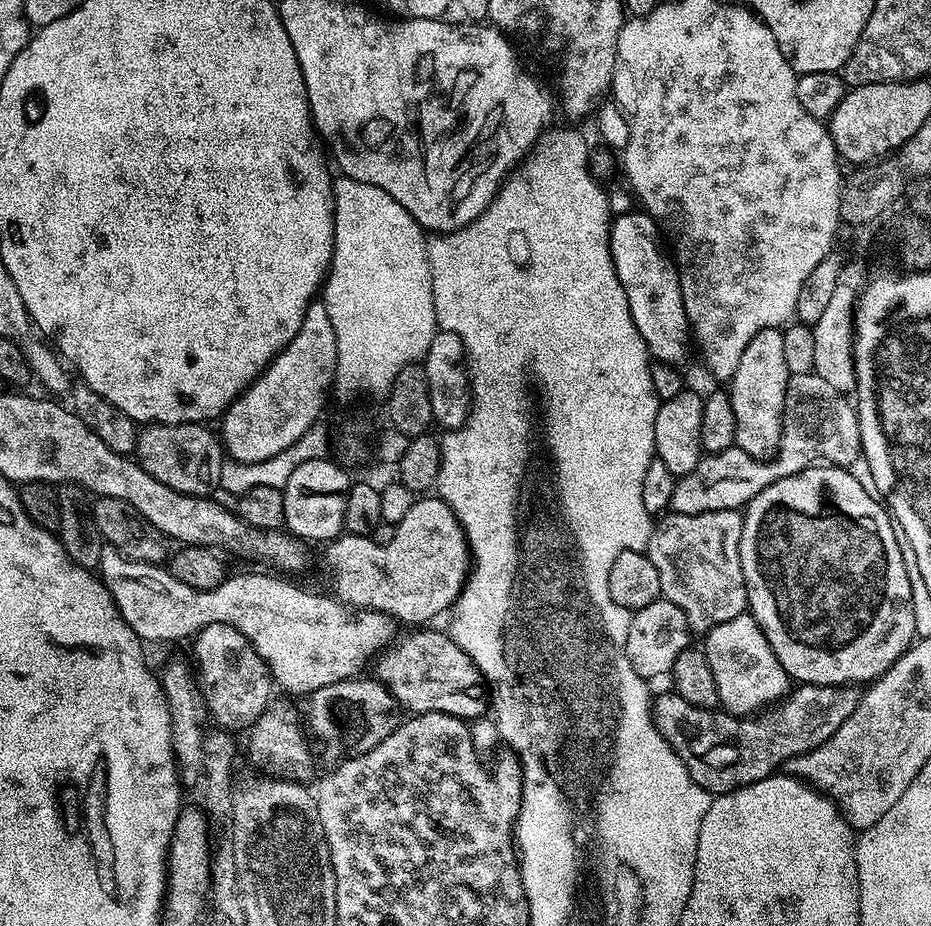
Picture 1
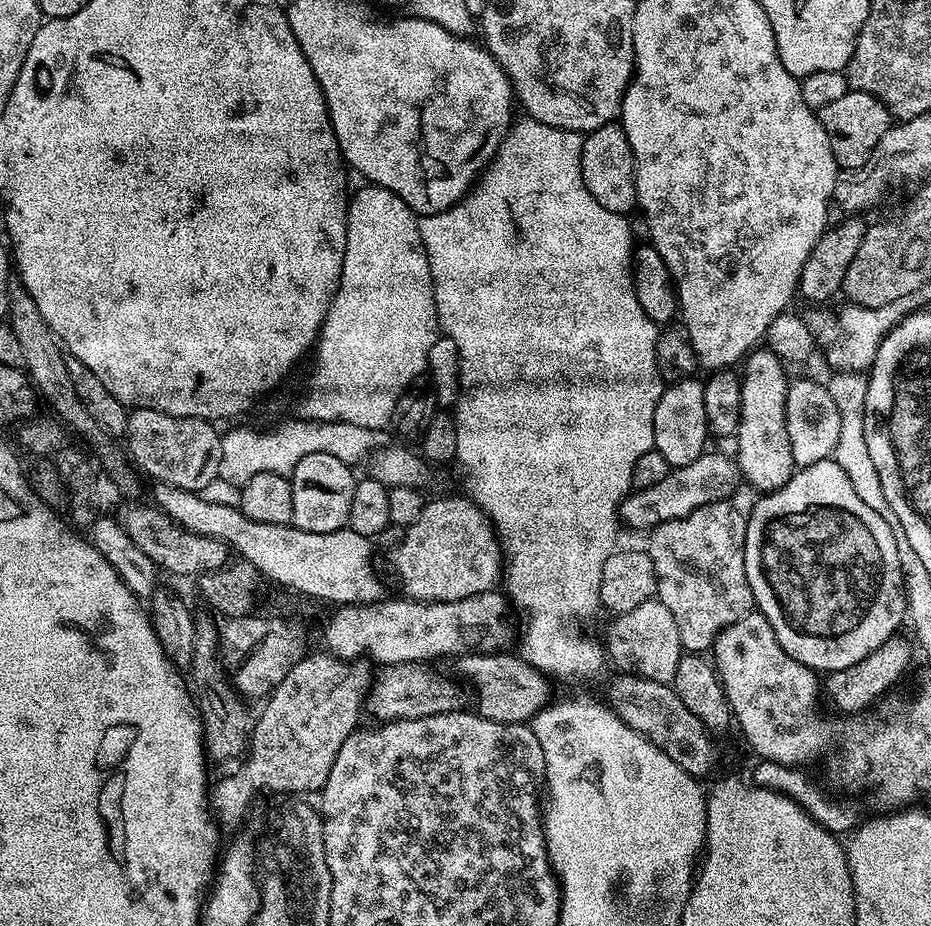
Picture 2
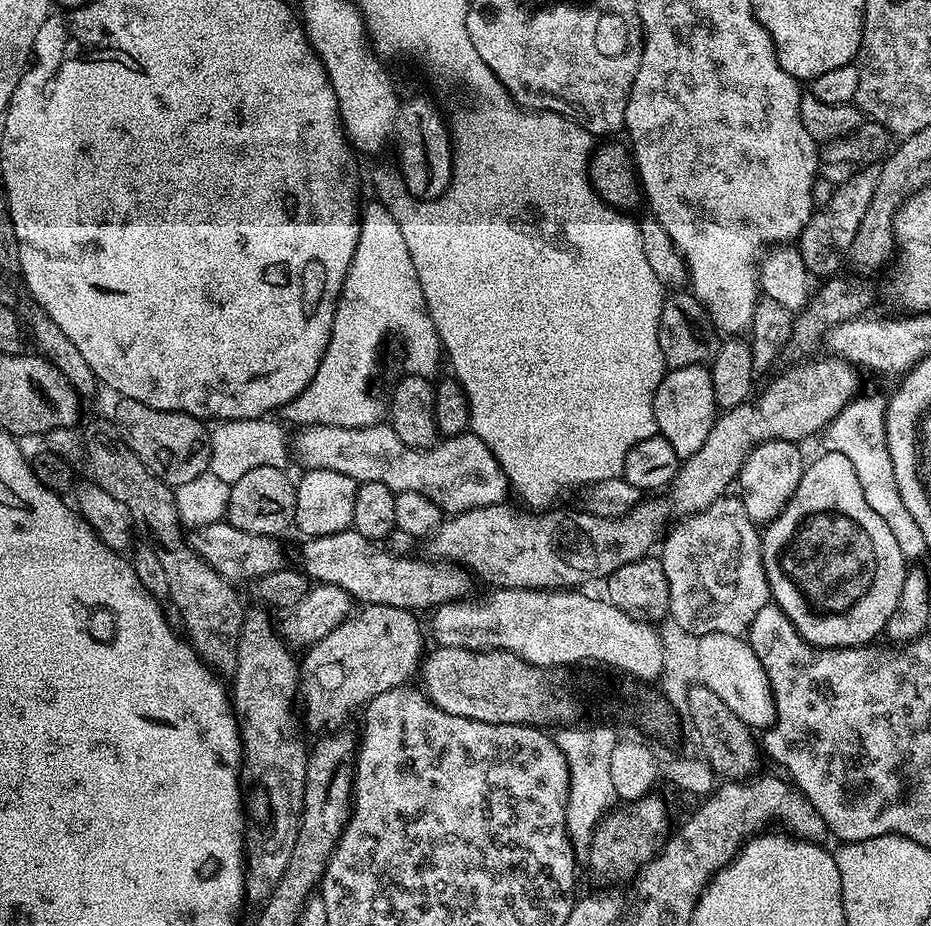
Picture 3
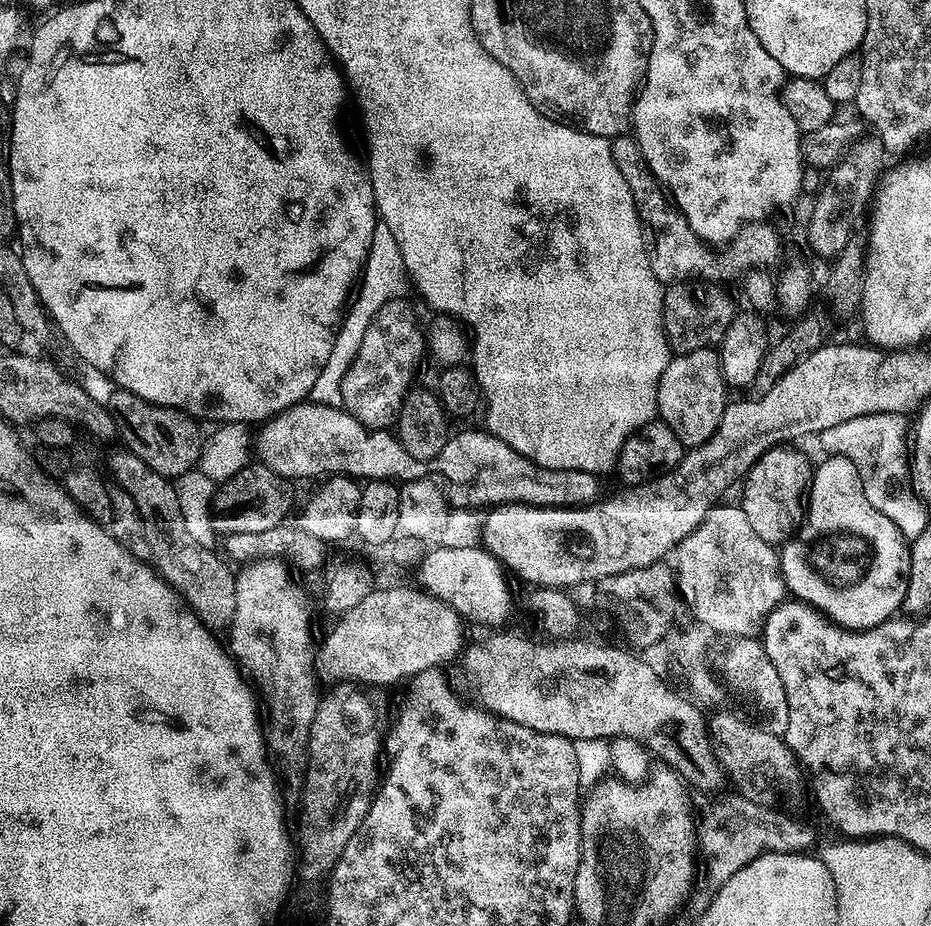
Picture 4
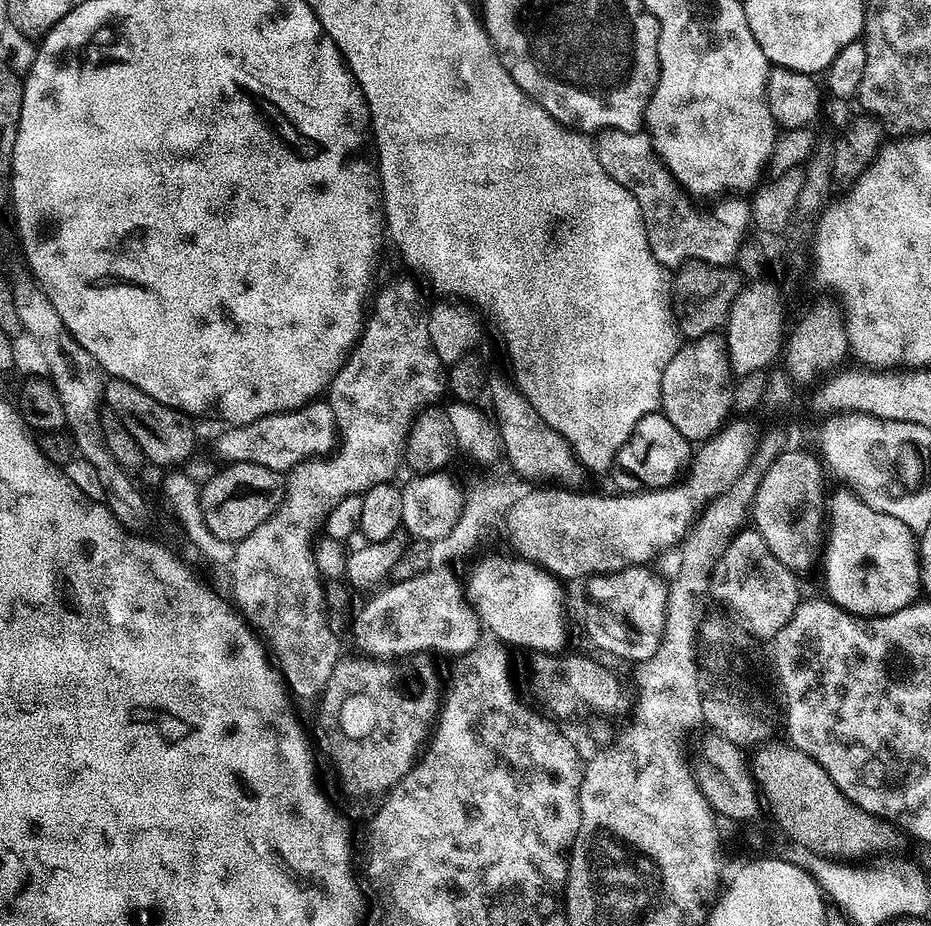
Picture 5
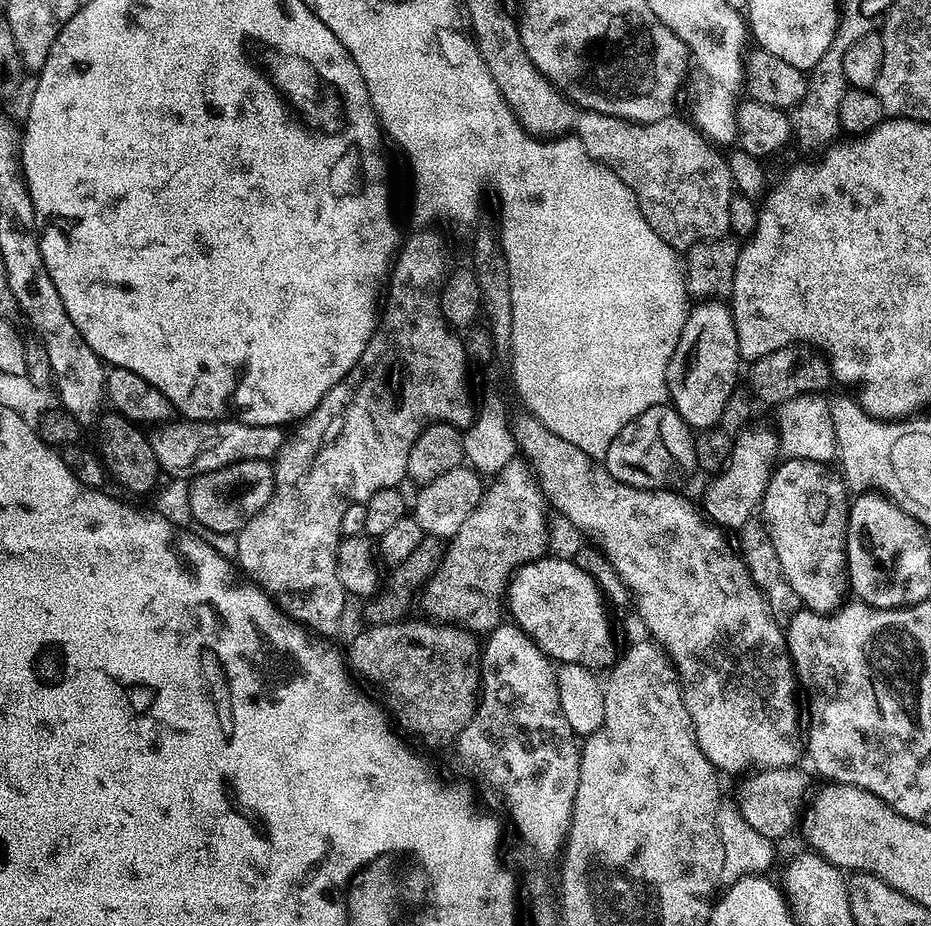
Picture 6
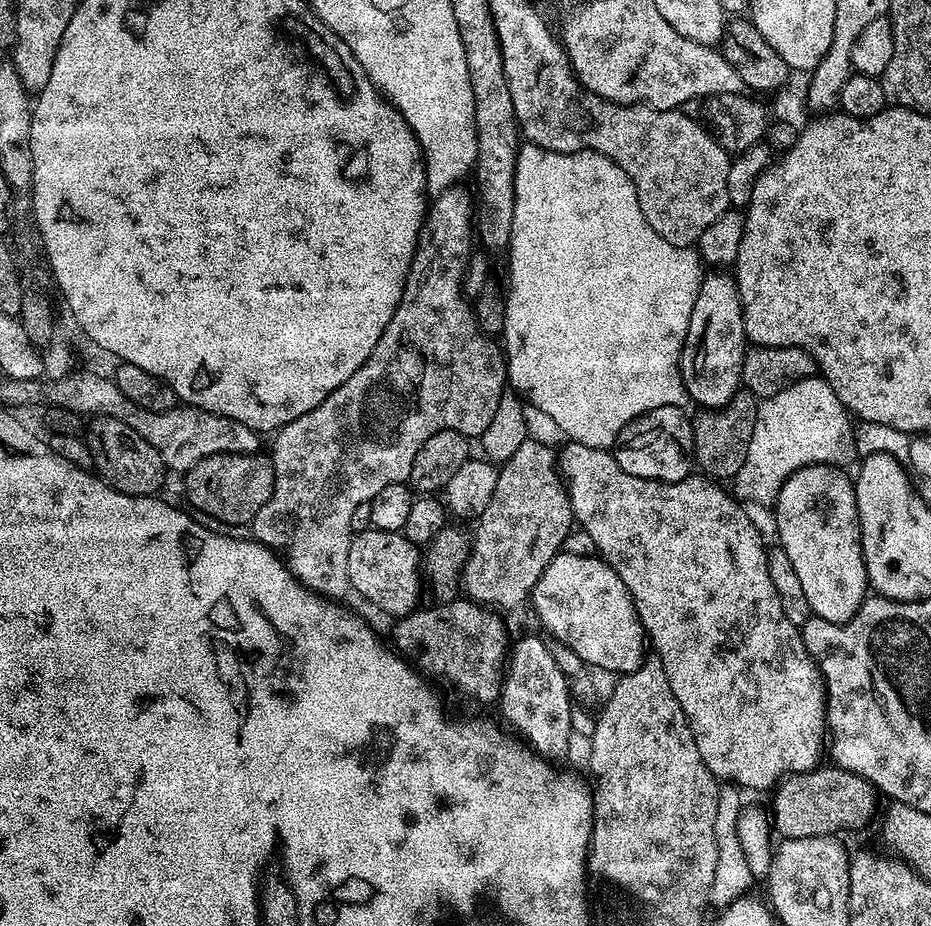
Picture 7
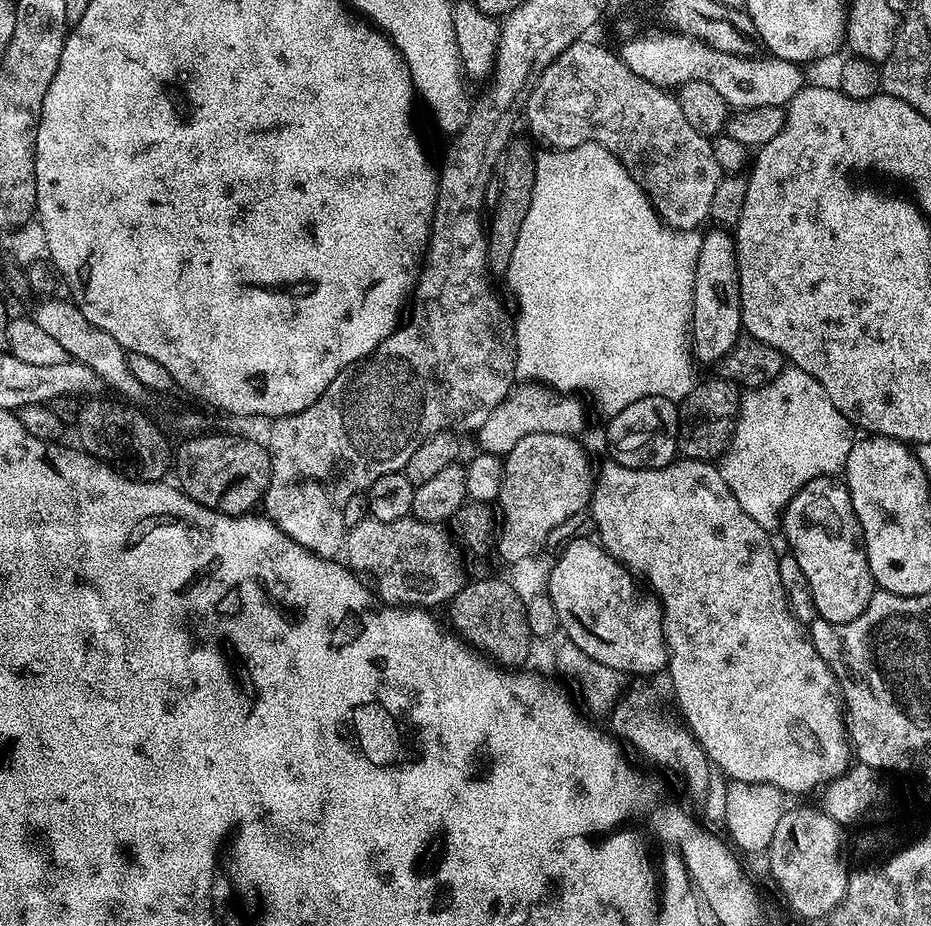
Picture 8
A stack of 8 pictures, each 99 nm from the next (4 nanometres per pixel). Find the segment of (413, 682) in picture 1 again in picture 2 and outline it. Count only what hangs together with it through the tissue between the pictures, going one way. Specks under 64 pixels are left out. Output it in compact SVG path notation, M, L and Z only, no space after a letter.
M469 652L457 659L455 675L476 691L475 711L499 724L528 724L553 699L549 677L521 660L519 655Z

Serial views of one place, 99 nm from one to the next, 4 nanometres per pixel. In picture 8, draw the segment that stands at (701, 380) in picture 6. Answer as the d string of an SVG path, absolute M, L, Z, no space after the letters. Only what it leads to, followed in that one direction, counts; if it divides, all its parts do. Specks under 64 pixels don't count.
M716 228L702 235L698 266L694 270L692 327L690 343L695 363L719 365L724 355L736 347L742 336L740 323L740 287L736 265L736 241L727 231Z

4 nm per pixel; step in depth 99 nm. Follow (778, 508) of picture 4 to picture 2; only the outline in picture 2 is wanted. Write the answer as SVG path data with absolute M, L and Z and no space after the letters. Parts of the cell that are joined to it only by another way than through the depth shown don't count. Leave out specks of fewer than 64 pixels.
M767 346L757 347L743 361L742 418L734 437L734 459L741 477L757 488L757 493L767 494L781 488L797 471L794 454L790 450L790 434L786 426L786 398L790 376L784 373L785 365L780 357Z

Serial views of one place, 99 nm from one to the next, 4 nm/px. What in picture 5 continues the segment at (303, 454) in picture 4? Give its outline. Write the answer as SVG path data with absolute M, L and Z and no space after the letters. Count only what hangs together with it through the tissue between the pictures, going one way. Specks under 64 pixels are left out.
M313 402L296 408L293 412L279 412L269 416L260 416L249 424L238 424L223 429L225 432L216 440L216 452L221 456L221 461L229 464L238 462L254 462L258 466L266 466L270 470L287 474L294 466L298 466L304 460L320 458L327 455L338 440L338 429L332 408L327 402Z

